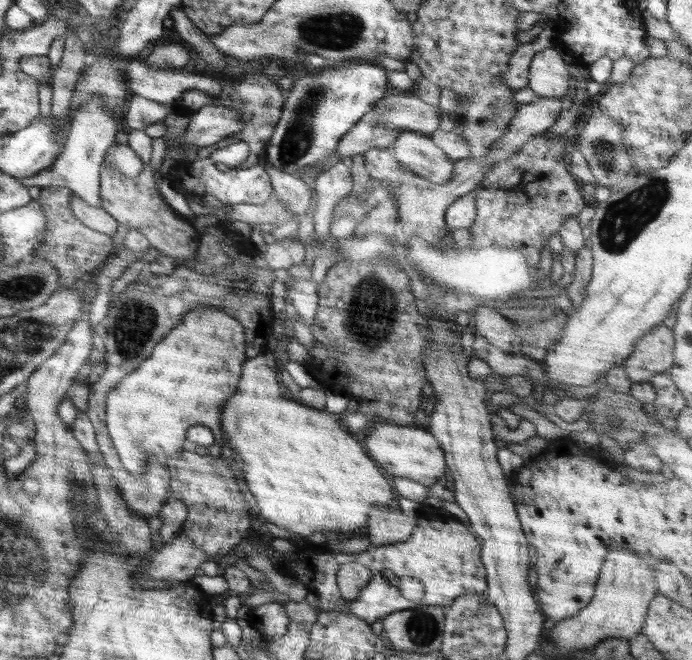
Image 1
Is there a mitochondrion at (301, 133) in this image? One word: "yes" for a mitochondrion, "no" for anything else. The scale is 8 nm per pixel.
yes

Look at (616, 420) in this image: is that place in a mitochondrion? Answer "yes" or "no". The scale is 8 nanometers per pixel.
yes

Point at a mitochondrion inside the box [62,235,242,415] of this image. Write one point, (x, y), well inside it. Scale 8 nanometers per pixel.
(136, 319)

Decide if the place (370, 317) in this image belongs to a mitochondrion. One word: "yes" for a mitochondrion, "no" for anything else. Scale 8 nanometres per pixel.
yes

